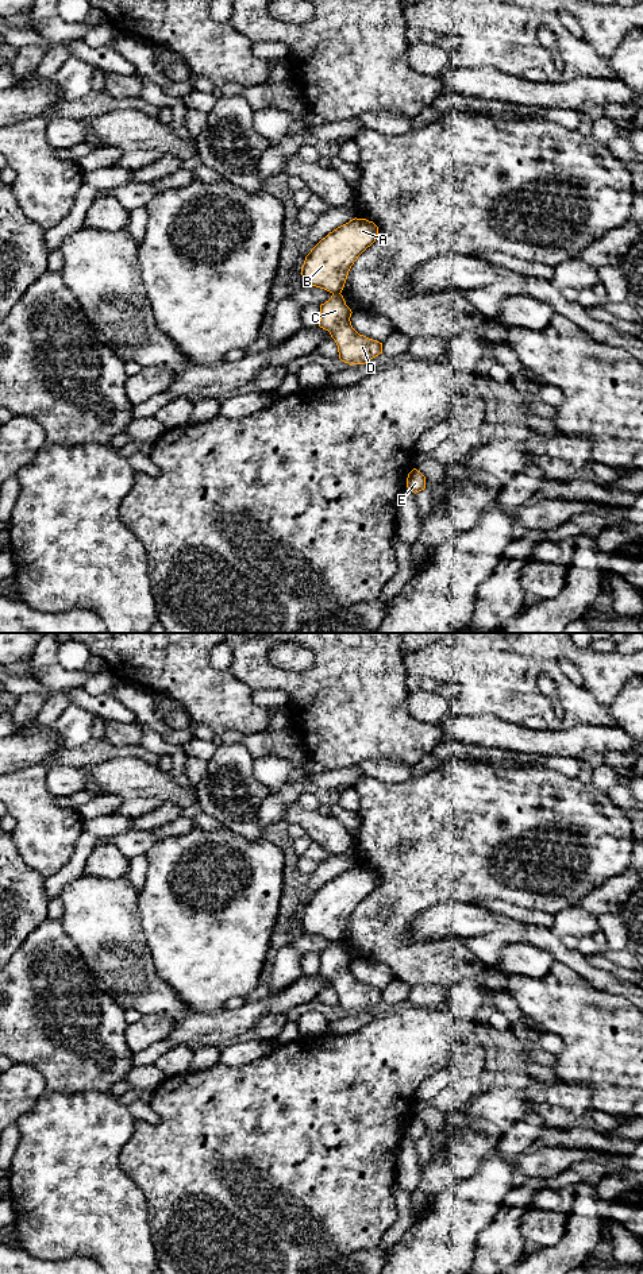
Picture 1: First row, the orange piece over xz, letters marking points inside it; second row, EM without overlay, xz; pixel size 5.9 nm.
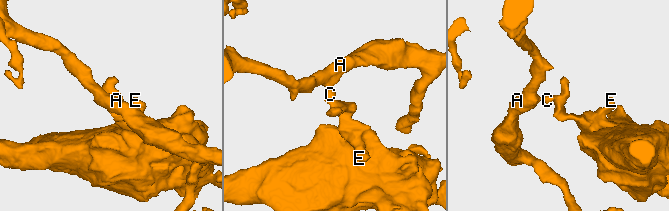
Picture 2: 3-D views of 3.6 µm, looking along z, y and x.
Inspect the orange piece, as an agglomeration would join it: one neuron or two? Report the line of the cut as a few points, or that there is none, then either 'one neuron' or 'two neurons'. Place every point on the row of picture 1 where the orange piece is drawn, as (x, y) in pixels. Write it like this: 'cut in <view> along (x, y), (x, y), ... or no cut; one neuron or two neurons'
cut in xz along (339, 292), (332, 294); two neurons

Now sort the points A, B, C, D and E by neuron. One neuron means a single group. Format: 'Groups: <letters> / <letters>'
Groups: A B / C D E

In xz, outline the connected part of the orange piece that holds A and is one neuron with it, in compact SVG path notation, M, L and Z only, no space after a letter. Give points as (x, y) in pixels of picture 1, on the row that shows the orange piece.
M355 217L338 227L305 256L304 282L332 294L342 293L351 266L377 236L378 227L366 219Z

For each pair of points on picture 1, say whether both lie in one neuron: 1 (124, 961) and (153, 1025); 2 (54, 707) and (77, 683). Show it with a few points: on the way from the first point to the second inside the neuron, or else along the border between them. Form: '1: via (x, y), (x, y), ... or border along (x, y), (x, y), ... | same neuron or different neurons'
1: border along (142, 1014), (170, 1015), (177, 1019) | different neurons
2: via (60, 699), (61, 693), (69, 684) | same neuron

